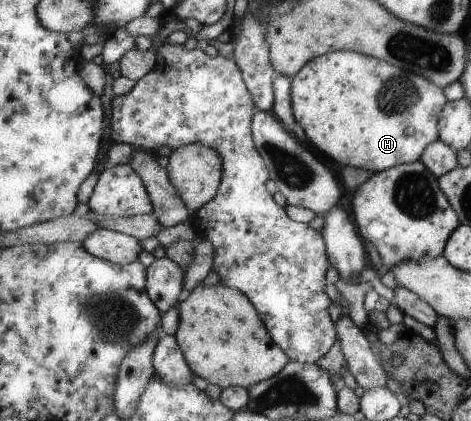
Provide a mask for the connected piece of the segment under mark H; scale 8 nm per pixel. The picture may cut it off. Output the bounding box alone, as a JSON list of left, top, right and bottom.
[291,50,448,173]

